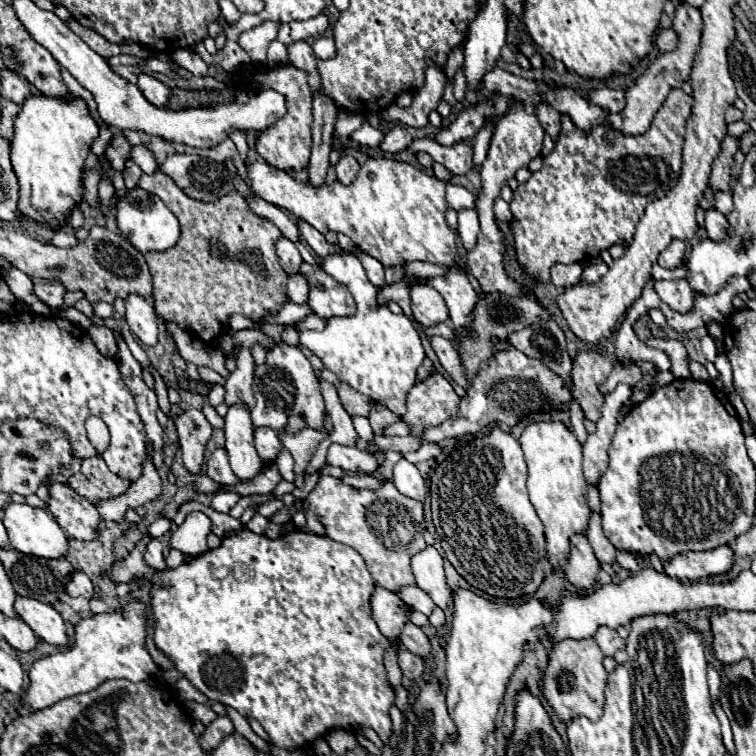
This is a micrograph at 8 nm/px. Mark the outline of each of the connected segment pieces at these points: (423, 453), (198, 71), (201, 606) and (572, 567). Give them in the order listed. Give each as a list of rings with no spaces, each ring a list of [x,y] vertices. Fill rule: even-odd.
[[[426,442],[422,444],[416,452],[406,452],[404,458],[412,464],[418,464],[418,462],[424,462],[424,460],[430,460],[430,458],[436,458],[442,454],[442,446],[436,444],[436,442]]]
[[[180,48],[180,50],[174,52],[174,60],[176,60],[182,68],[190,70],[194,76],[200,76],[200,78],[206,78],[206,76],[208,76],[208,66],[206,66],[206,62],[204,62],[200,56],[190,54],[190,52],[184,50],[184,48]]]
[[[242,526],[240,532],[230,534],[222,538],[222,544],[214,550],[208,550],[200,556],[196,556],[190,564],[182,564],[174,570],[164,570],[160,574],[152,576],[152,594],[150,594],[150,606],[154,612],[154,642],[156,646],[174,662],[176,670],[180,670],[198,690],[202,690],[210,700],[222,702],[226,706],[236,708],[242,716],[254,718],[262,724],[270,740],[284,750],[298,750],[310,746],[316,738],[324,736],[326,732],[334,728],[344,728],[350,732],[356,732],[360,728],[372,728],[384,744],[388,744],[388,738],[392,734],[392,722],[390,722],[390,706],[394,704],[394,690],[388,686],[386,668],[384,668],[384,652],[392,646],[392,642],[382,636],[378,630],[376,620],[372,618],[370,610],[370,598],[374,594],[374,580],[362,560],[362,556],[340,542],[334,542],[328,536],[318,536],[304,532],[300,528],[294,528],[292,532],[282,534],[280,538],[268,538],[264,534],[254,534],[246,526]]]
[[[576,534],[576,538],[572,538],[572,546],[570,546],[570,560],[564,568],[566,578],[574,584],[574,588],[590,590],[596,586],[598,570],[600,570],[600,564],[596,562],[596,556],[592,554],[592,548],[590,548],[586,536]]]

